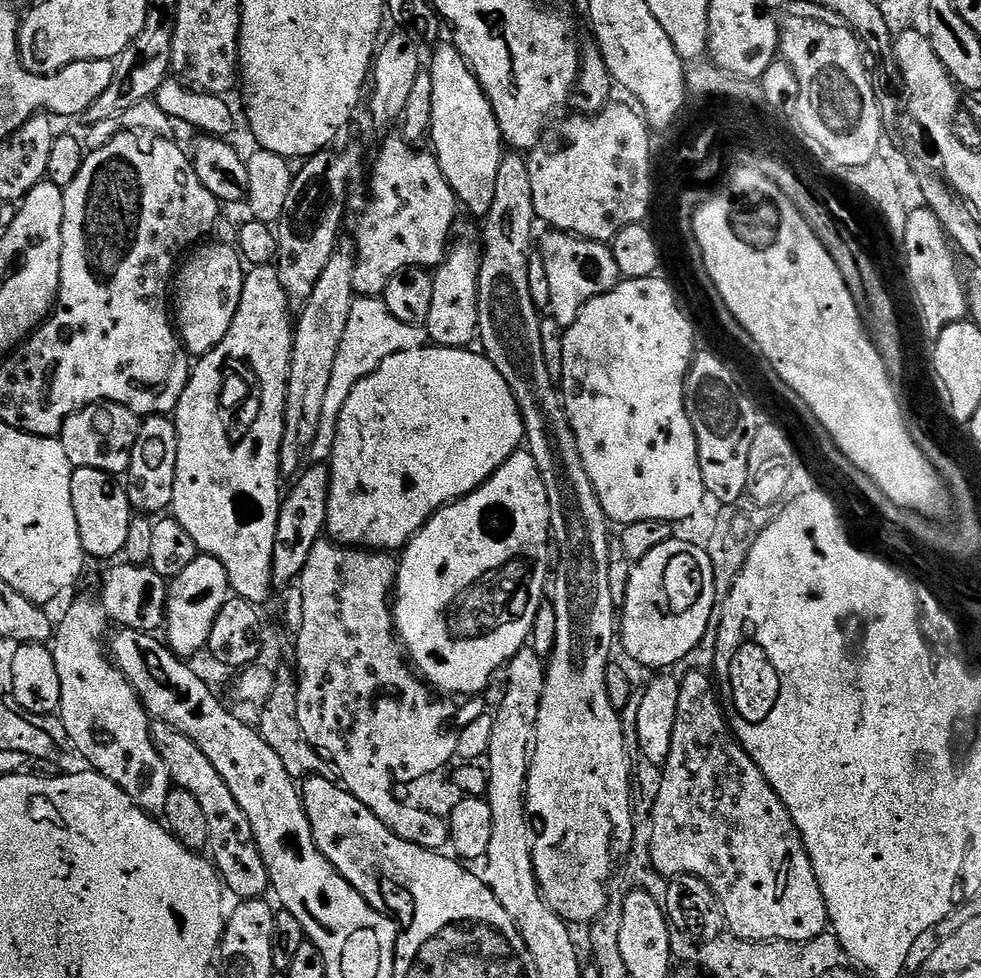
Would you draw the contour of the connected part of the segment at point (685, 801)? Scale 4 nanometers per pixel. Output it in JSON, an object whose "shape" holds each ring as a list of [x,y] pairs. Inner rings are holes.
{"shape":[[[688,672],[680,680],[680,697],[678,698],[678,718],[674,722],[672,749],[663,765],[664,781],[660,784],[660,793],[656,796],[656,805],[652,808],[650,821],[653,828],[652,864],[661,876],[665,878],[679,878],[682,876],[697,876],[699,880],[707,882],[720,901],[724,903],[724,918],[731,935],[741,936],[743,940],[816,940],[825,935],[829,927],[828,906],[820,889],[820,883],[812,869],[812,859],[804,848],[804,839],[788,813],[788,807],[782,798],[773,790],[770,782],[762,774],[762,770],[750,758],[750,754],[740,745],[732,731],[729,713],[722,703],[721,693],[714,683],[713,677],[704,672]]]}

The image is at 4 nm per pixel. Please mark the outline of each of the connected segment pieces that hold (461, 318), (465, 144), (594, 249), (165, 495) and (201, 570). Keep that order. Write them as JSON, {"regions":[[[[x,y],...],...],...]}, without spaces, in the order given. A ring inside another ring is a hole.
{"regions":[[[[468,230],[447,253],[443,264],[435,269],[434,299],[430,302],[430,318],[426,325],[428,338],[441,348],[468,348],[475,345],[480,331],[480,260],[482,246],[479,235]]],[[[455,45],[440,47],[429,63],[432,76],[432,140],[433,153],[443,176],[450,182],[459,203],[477,218],[487,216],[492,207],[498,166],[504,153],[504,141],[499,122],[465,57]]],[[[566,232],[546,233],[542,242],[540,260],[545,264],[550,285],[550,314],[567,330],[577,320],[581,310],[596,296],[612,292],[621,281],[618,264],[611,247],[601,241],[582,240]]],[[[165,416],[147,417],[142,423],[138,442],[132,451],[128,478],[131,478],[128,497],[132,509],[139,515],[158,516],[172,505],[174,478],[177,476],[178,434],[176,423]]],[[[199,554],[184,572],[173,579],[168,589],[165,625],[170,649],[182,658],[199,655],[209,645],[215,620],[231,596],[229,574],[222,562],[213,556]]]]}

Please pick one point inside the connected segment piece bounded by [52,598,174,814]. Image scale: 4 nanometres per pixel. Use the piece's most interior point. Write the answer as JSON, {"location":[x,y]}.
{"location":[104,716]}

